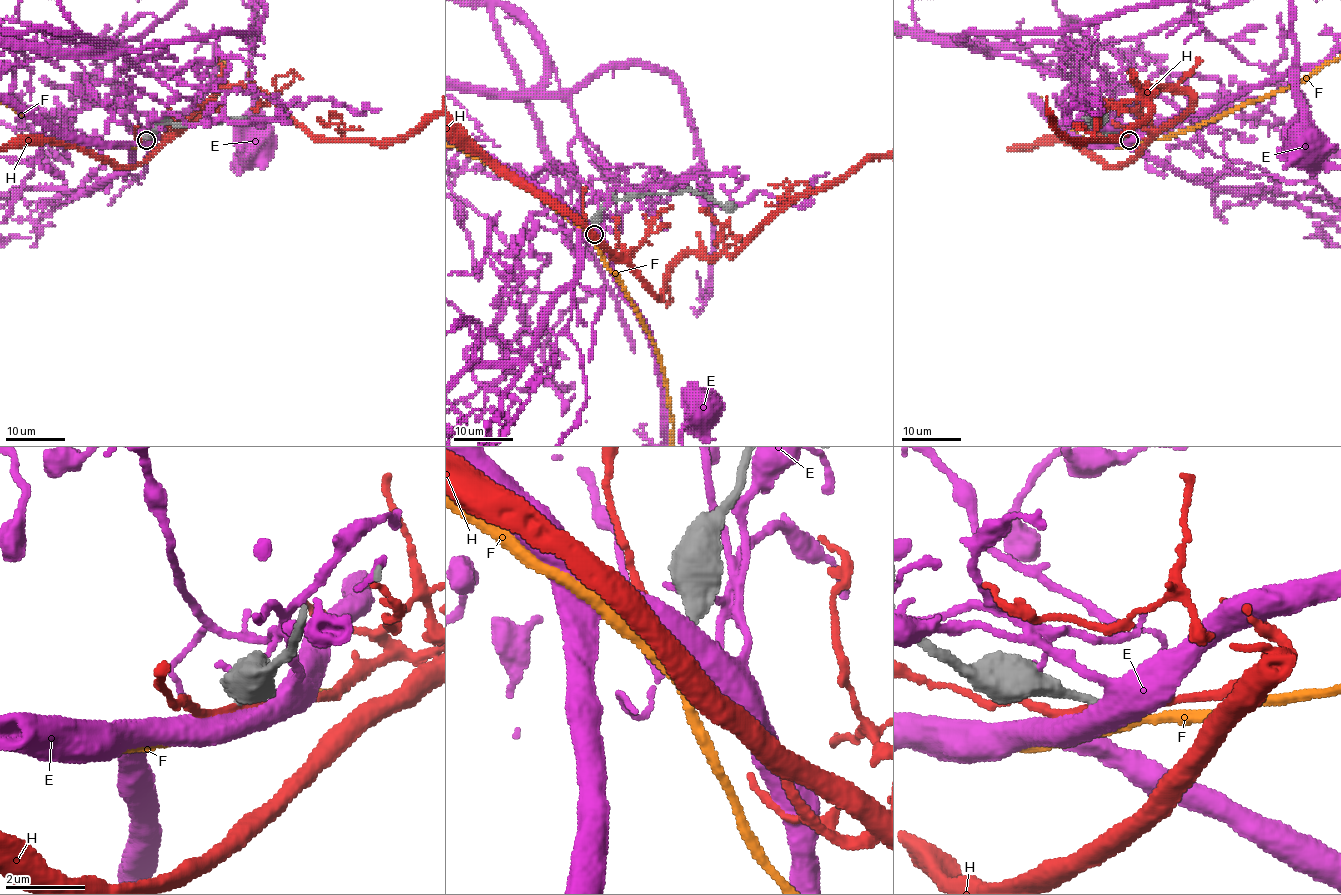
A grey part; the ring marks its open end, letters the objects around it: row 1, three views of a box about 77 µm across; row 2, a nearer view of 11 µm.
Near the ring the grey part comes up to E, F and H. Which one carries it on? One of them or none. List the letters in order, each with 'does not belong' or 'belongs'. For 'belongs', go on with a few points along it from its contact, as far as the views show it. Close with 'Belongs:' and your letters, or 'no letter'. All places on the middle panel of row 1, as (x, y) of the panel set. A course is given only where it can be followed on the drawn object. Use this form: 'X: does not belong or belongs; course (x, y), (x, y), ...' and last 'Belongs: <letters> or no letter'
E: does not belong
F: belongs
H: does not belong
Belongs: F

